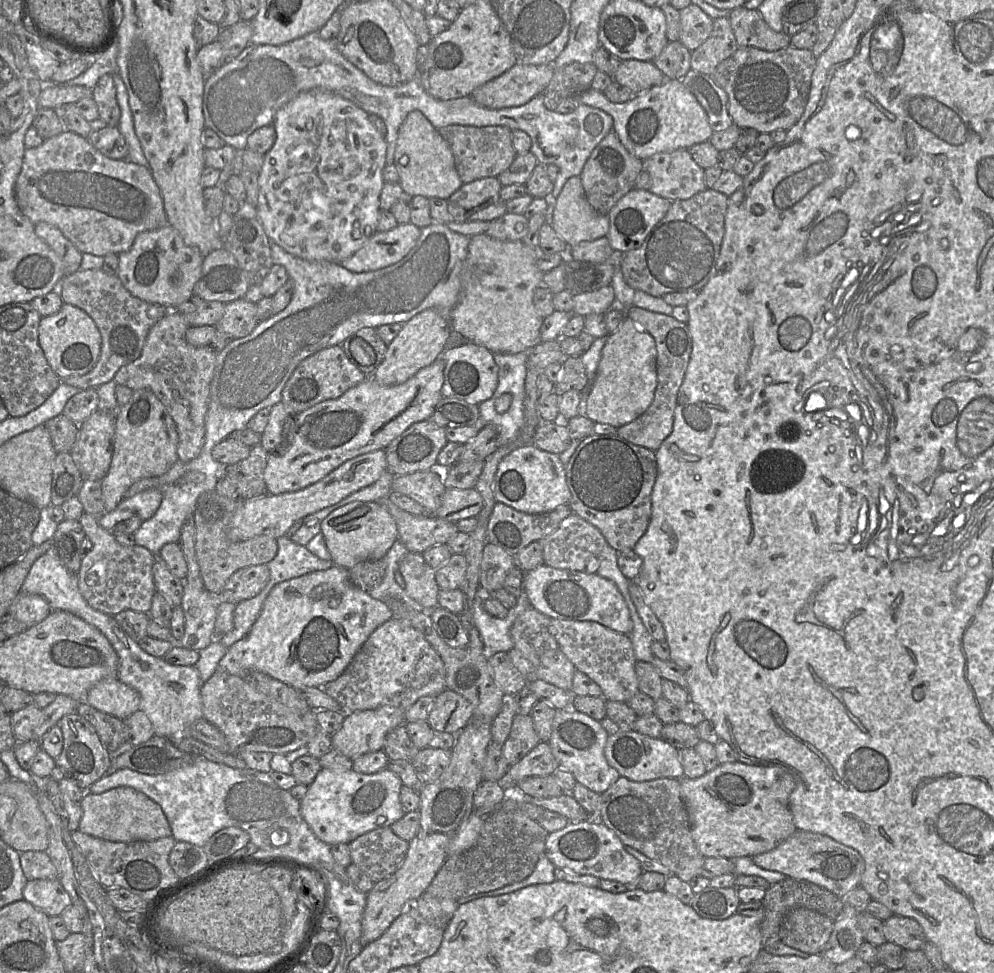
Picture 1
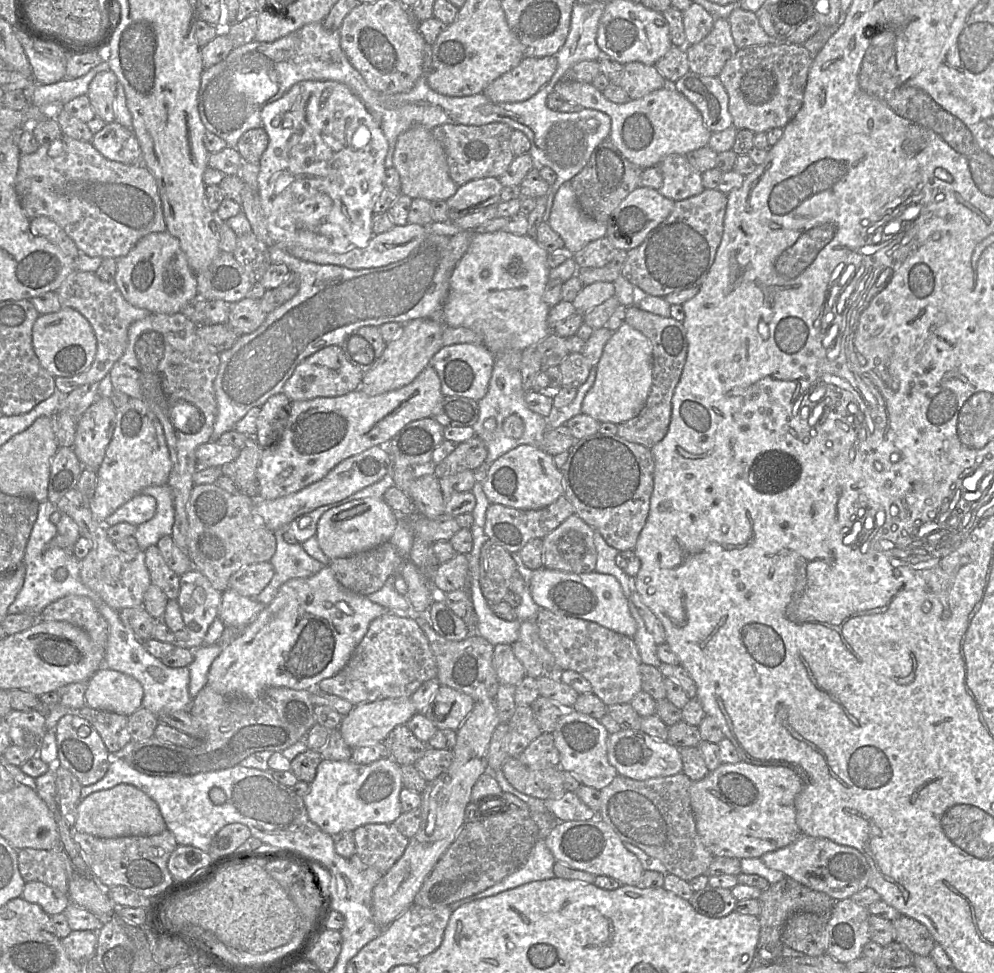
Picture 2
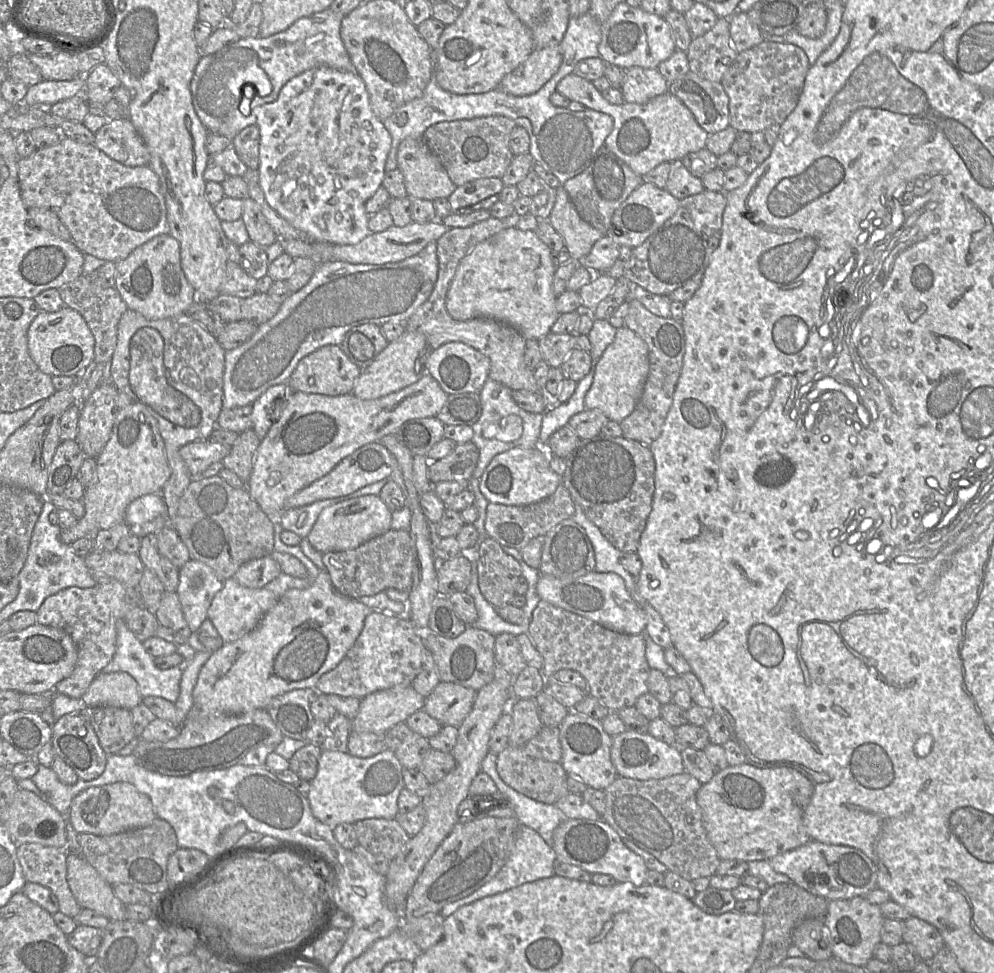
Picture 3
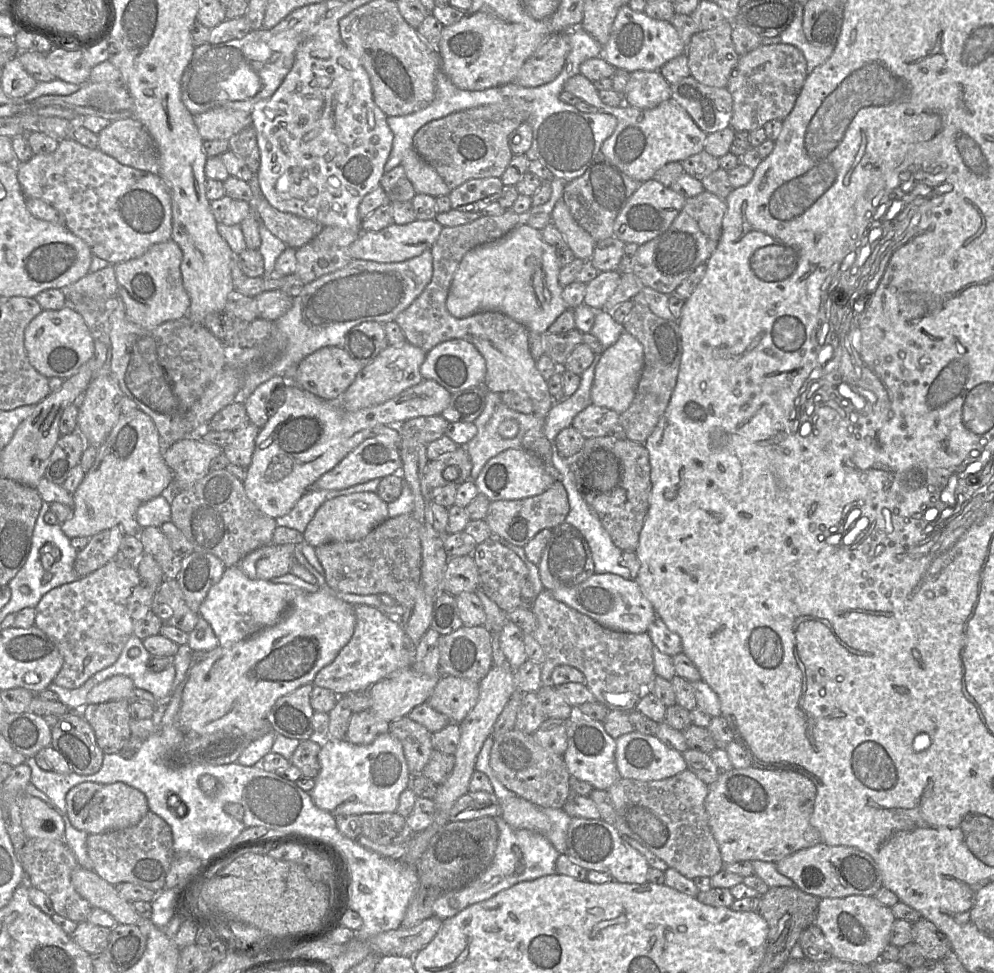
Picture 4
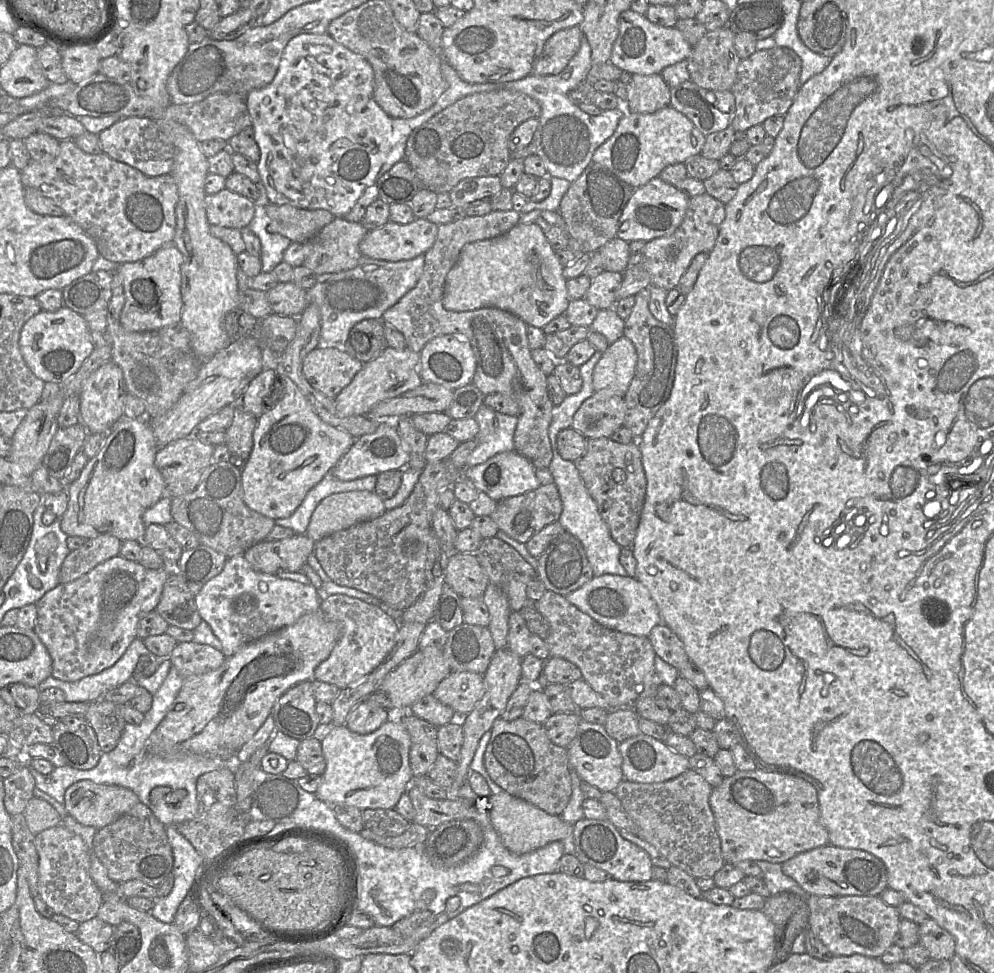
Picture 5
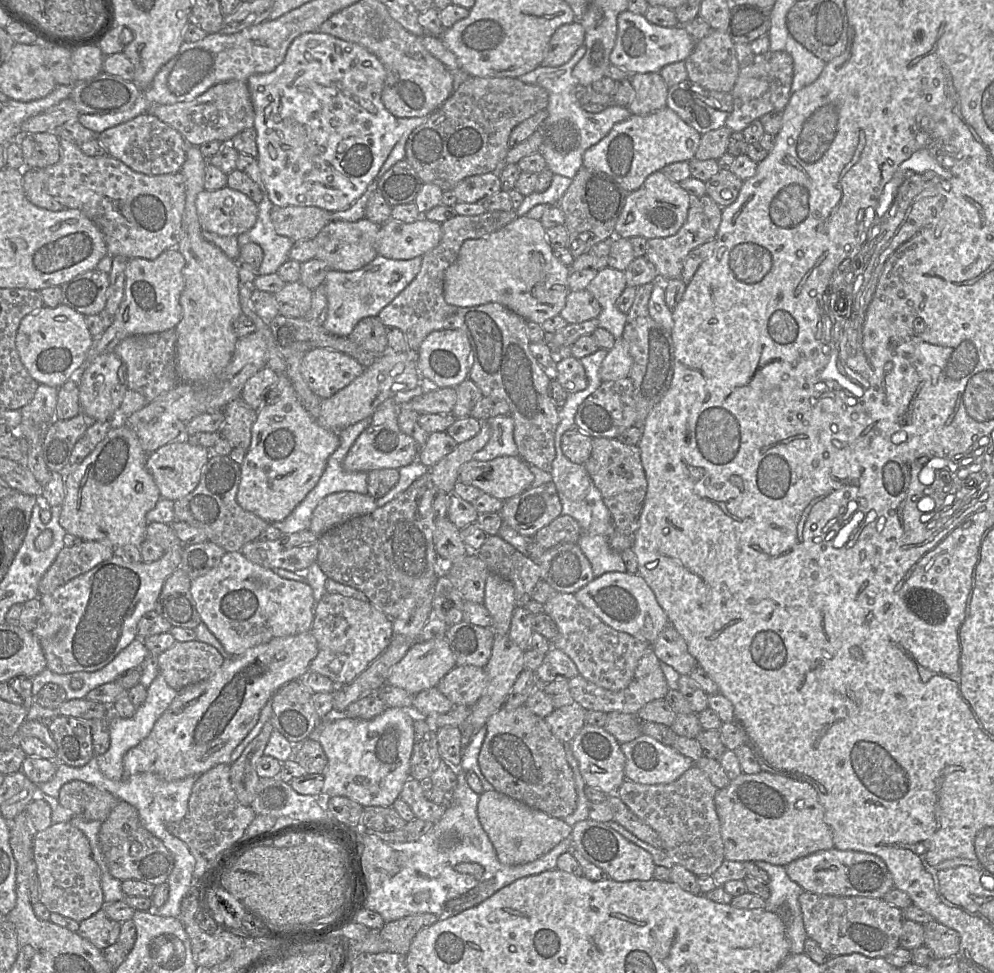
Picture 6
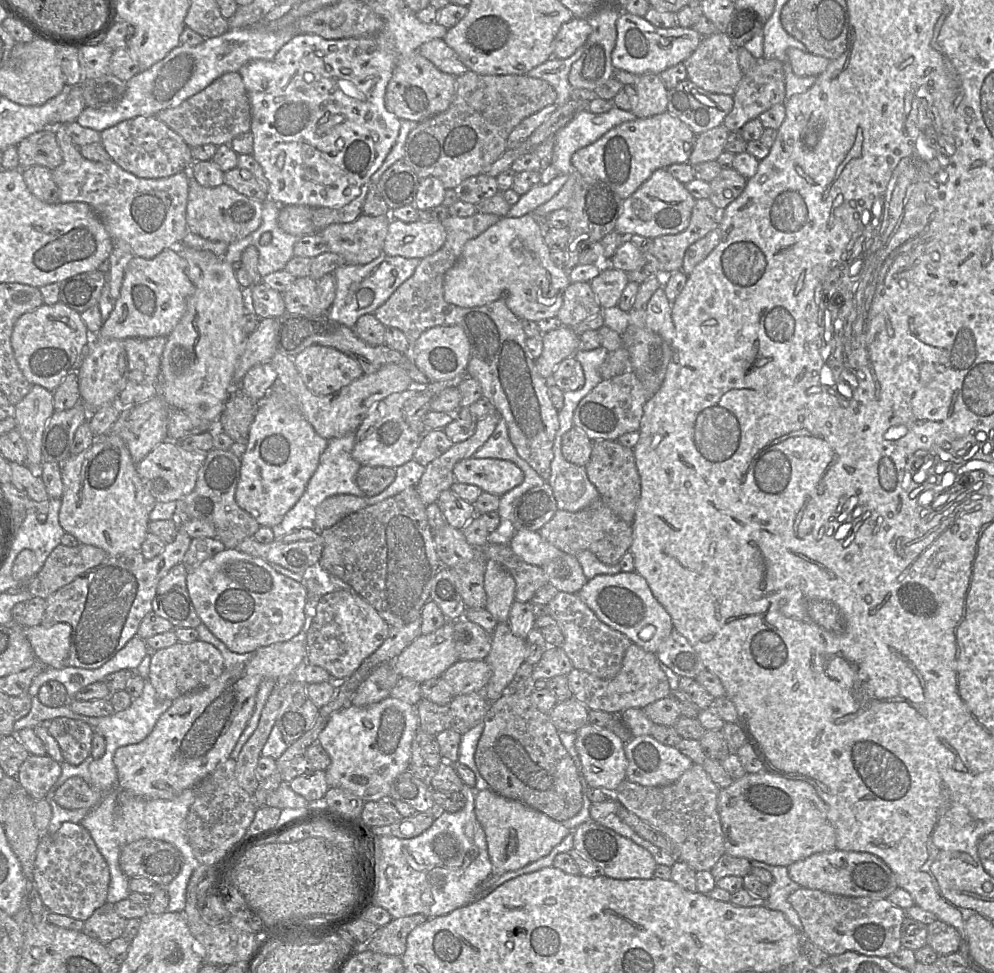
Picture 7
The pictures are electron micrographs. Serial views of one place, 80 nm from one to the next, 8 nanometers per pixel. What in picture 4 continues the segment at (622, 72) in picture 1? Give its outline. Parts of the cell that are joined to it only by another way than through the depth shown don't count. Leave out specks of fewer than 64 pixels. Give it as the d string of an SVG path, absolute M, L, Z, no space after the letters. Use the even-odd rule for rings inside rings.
M637 70L630 73L624 104L639 109L652 109L671 99L671 84L660 71Z

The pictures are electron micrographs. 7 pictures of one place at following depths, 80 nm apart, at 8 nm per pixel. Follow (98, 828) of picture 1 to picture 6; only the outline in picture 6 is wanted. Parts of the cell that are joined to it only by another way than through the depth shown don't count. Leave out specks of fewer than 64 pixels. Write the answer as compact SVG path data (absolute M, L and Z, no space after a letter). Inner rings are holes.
M79 780L65 783L59 790L57 800L65 809L71 810L75 817L101 822L108 817L110 811L118 802L118 799L111 793Z

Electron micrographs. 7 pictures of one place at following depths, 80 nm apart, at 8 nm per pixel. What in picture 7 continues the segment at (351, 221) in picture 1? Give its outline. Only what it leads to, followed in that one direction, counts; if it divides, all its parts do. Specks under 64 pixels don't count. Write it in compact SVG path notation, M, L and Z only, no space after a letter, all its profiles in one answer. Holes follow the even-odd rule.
M408 6L386 18L383 29L374 36L345 39L326 39L311 33L298 33L288 41L272 60L254 60L244 65L241 74L251 105L251 129L253 134L253 156L262 166L269 181L268 197L280 206L306 205L309 207L341 208L361 193L361 187L369 183L371 176L380 168L394 146L400 132L401 120L385 106L385 94L396 63L401 56L419 51L420 46L432 39L443 39L447 28L438 23L424 23Z

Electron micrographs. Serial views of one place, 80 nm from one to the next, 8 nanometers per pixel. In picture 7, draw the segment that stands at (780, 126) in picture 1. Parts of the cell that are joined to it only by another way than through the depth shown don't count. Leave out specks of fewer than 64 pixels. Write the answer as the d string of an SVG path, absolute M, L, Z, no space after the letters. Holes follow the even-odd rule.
M757 59L756 64L743 74L737 90L732 96L734 100L733 109L725 117L722 125L730 132L740 132L747 122L758 118L772 106L785 103L785 75L782 62L776 59Z

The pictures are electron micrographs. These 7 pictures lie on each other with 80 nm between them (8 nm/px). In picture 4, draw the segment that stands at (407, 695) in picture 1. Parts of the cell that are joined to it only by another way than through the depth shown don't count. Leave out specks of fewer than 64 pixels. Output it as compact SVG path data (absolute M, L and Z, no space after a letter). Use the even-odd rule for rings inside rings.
M353 605L356 624L350 641L342 648L335 660L323 667L315 676L313 685L327 688L337 696L366 692L375 683L393 672L412 668L416 646L406 635L399 622L390 619L382 611L367 605Z

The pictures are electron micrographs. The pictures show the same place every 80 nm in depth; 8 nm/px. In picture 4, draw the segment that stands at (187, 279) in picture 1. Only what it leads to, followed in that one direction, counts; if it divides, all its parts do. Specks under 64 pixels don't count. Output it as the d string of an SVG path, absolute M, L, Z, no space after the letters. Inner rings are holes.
M170 239L152 245L140 257L114 265L118 296L124 302L129 320L143 328L152 329L188 315L190 297L183 286L182 259L180 246Z

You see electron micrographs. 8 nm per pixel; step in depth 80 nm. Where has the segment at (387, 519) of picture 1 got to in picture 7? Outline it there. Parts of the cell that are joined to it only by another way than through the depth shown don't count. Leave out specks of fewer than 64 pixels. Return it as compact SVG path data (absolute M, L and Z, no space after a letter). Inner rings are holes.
M339 494L325 499L316 508L315 528L323 531L332 527L346 516L358 512L368 504L363 497Z

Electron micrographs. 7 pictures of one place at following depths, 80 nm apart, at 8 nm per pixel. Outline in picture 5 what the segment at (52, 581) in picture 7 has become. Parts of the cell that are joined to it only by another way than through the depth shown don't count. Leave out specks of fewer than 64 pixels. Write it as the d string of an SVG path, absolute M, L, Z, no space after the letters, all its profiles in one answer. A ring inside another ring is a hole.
M101 535L88 539L84 544L69 552L64 559L59 581L71 582L91 571L98 564L119 555L122 541L112 535Z

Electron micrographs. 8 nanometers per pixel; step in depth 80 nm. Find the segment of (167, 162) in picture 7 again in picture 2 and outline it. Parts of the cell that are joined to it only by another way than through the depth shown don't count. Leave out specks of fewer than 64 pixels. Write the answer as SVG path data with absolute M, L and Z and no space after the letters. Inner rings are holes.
M113 121L93 135L91 144L107 159L142 164L142 150L134 131Z

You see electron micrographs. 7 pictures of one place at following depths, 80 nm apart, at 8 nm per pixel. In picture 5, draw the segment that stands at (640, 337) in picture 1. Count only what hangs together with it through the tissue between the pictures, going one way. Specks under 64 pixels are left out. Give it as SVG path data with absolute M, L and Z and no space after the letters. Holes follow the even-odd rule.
M620 337L603 352L593 371L595 392L608 389L616 395L625 396L634 377L637 352L633 343Z

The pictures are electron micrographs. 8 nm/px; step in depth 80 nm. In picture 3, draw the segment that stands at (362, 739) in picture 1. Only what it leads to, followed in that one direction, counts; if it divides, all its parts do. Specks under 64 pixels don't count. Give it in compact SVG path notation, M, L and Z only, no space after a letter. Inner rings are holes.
M412 685L393 687L368 694L361 699L357 715L351 720L351 731L386 734L398 723L406 722L414 712L423 709L426 697L419 694Z

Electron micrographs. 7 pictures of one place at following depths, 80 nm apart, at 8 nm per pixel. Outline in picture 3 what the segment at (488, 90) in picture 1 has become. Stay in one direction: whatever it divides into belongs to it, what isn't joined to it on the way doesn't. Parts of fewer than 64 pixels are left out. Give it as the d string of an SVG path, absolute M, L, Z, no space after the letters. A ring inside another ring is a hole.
M560 44L534 49L524 62L501 80L497 88L514 96L534 94L559 70L562 60Z

